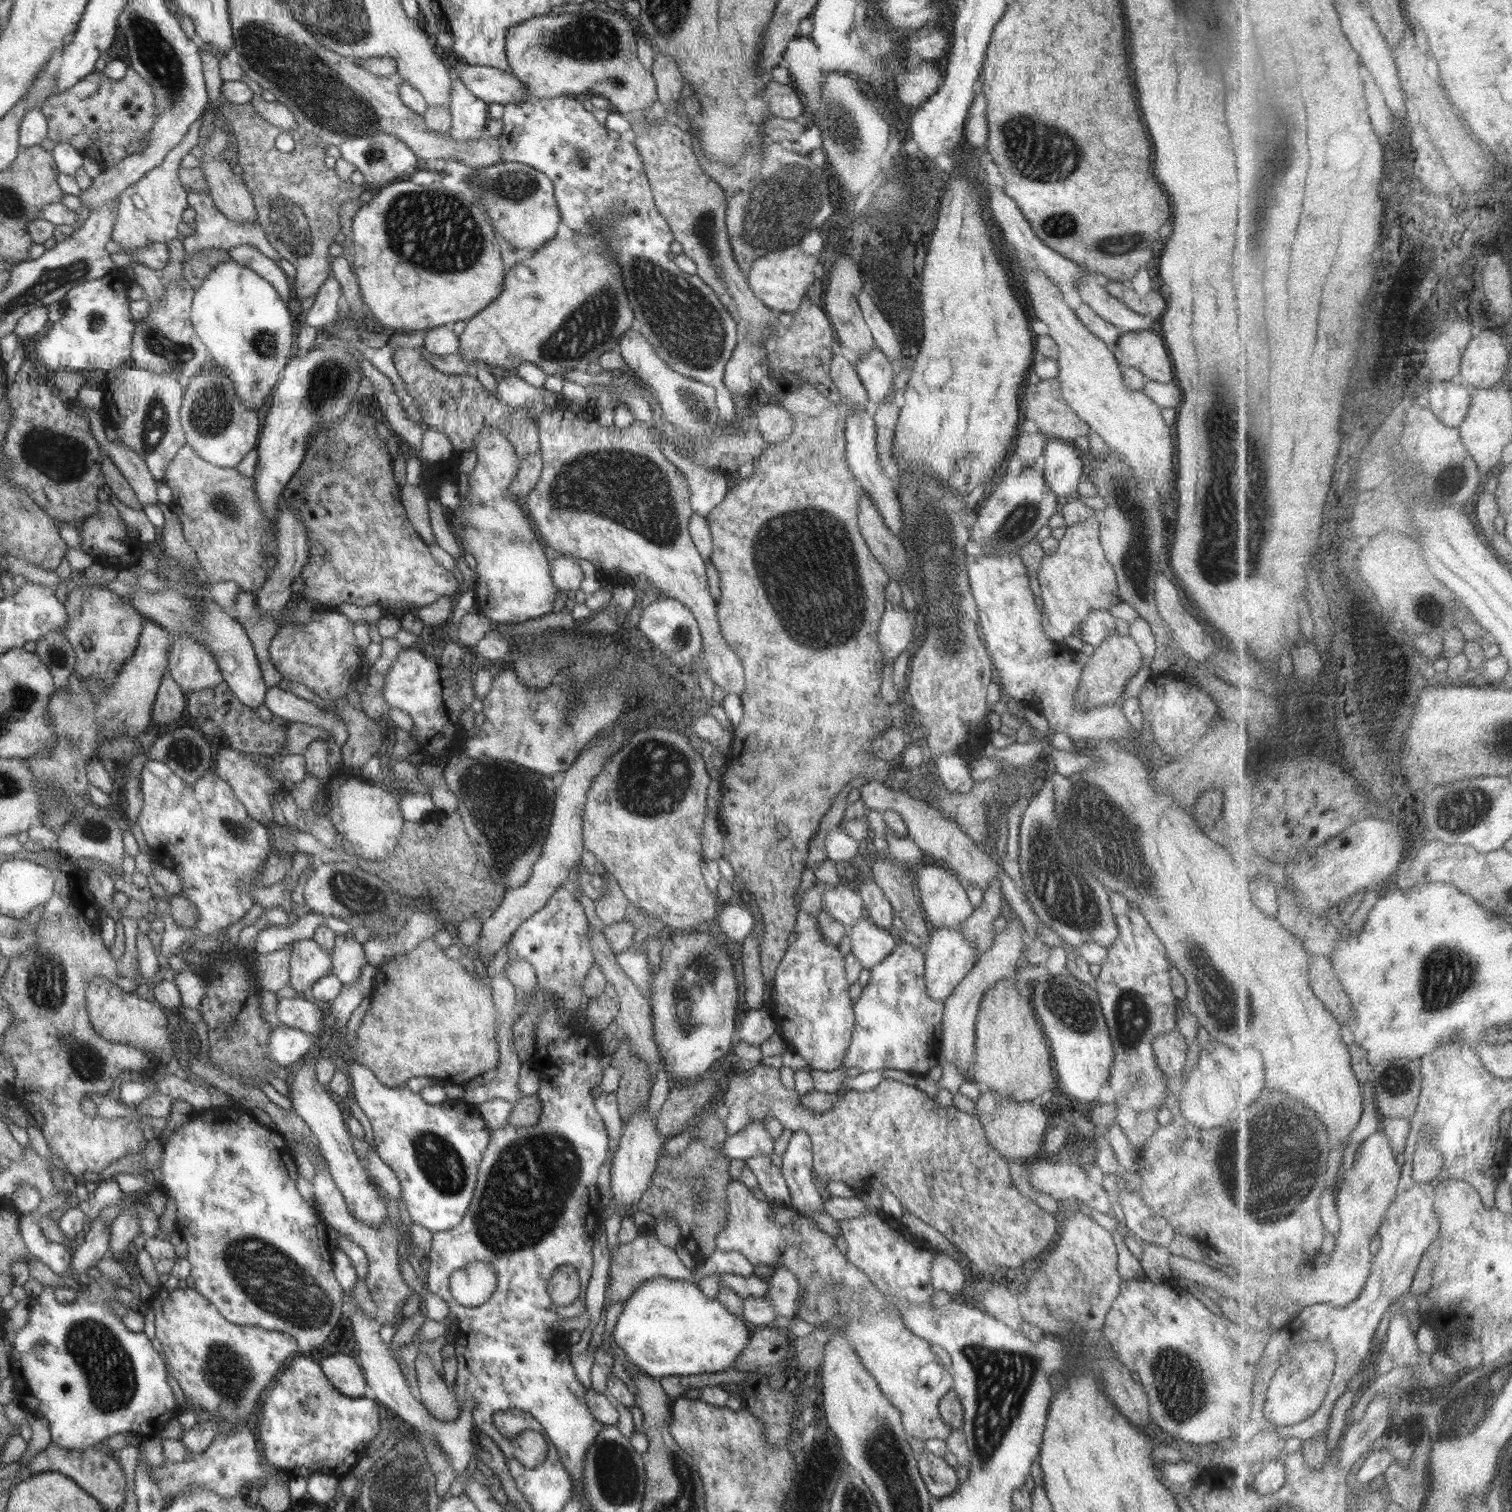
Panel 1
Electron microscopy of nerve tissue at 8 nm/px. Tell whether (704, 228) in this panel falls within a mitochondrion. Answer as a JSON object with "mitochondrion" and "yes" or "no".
{"mitochondrion":"yes"}

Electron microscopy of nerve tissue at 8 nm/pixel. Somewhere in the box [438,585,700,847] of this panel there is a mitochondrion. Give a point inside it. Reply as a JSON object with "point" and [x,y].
{"point":[653,778]}

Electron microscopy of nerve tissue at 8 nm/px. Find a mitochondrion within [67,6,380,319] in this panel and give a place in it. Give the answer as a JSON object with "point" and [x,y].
{"point":[159,58]}

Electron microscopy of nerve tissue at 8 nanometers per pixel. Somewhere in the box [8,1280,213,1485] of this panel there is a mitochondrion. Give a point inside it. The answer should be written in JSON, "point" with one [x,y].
{"point":[108,1368]}

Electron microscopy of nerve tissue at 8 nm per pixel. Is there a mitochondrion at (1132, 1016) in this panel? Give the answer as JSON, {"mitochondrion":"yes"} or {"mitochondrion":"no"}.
{"mitochondrion":"yes"}

